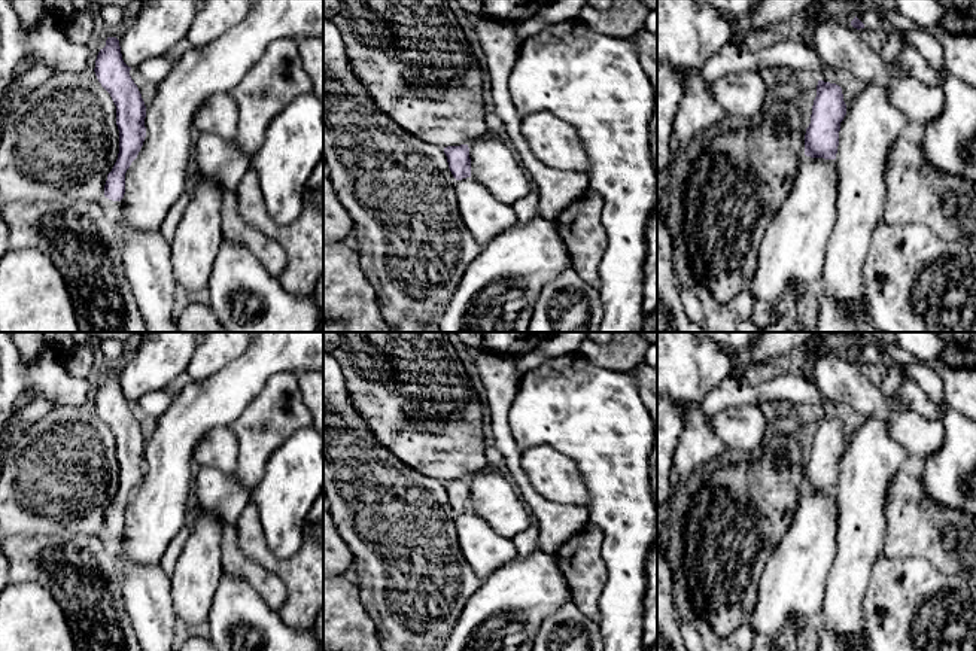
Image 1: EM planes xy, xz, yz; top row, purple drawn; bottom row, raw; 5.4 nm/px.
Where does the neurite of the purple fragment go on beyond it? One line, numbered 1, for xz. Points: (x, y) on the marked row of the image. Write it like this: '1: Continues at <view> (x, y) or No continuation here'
1: No continuation here

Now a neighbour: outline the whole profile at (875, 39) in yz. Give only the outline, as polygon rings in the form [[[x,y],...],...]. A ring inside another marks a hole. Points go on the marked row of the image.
[[[860,28],[858,30],[860,37],[876,52],[881,52],[882,46],[888,40],[888,34],[884,30],[867,30]]]

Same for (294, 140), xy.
[[[313,92],[298,97],[267,127],[261,149],[252,155],[249,168],[255,171],[270,217],[289,225],[302,212],[304,188],[323,158],[323,101]]]

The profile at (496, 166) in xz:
[[[478,139],[468,147],[471,177],[483,183],[496,200],[514,206],[530,192],[529,174],[510,145]]]

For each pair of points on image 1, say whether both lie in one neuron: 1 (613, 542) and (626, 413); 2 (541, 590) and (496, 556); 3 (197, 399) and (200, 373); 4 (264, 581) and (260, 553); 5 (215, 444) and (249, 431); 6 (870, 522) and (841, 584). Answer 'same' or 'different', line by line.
1: same
2: different
3: different
4: different
5: different
6: same

